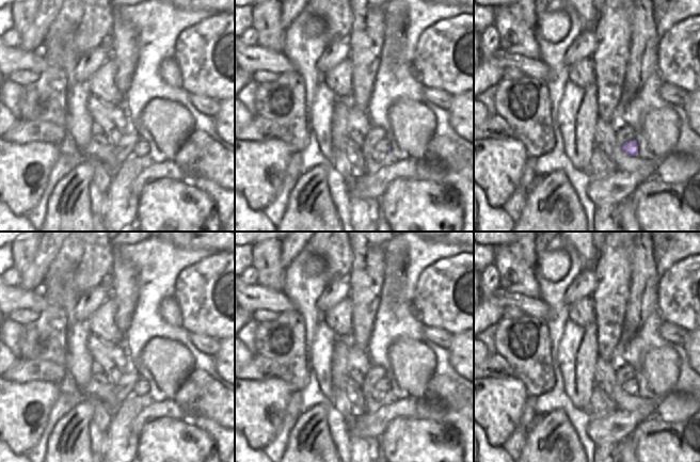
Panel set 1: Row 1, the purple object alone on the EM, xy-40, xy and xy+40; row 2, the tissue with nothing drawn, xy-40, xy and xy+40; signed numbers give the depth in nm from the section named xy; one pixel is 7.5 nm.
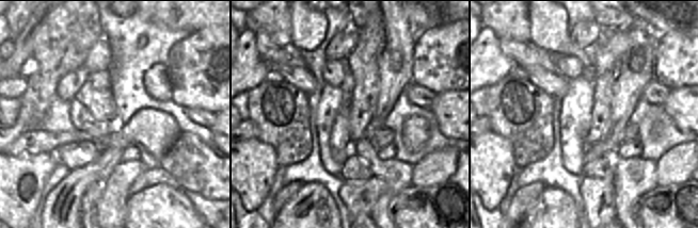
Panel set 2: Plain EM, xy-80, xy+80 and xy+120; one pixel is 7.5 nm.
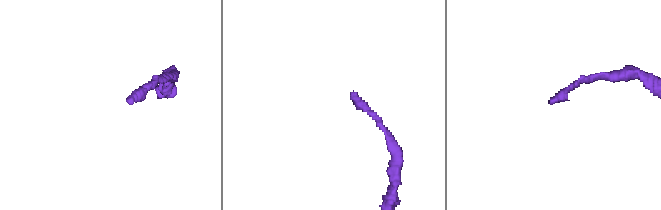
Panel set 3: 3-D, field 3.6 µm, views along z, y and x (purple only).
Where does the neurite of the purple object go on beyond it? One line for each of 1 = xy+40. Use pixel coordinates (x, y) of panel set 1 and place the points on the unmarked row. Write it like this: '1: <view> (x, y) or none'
1: none

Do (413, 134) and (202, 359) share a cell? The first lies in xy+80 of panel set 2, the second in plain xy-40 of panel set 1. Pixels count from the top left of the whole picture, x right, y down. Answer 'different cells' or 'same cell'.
different cells

